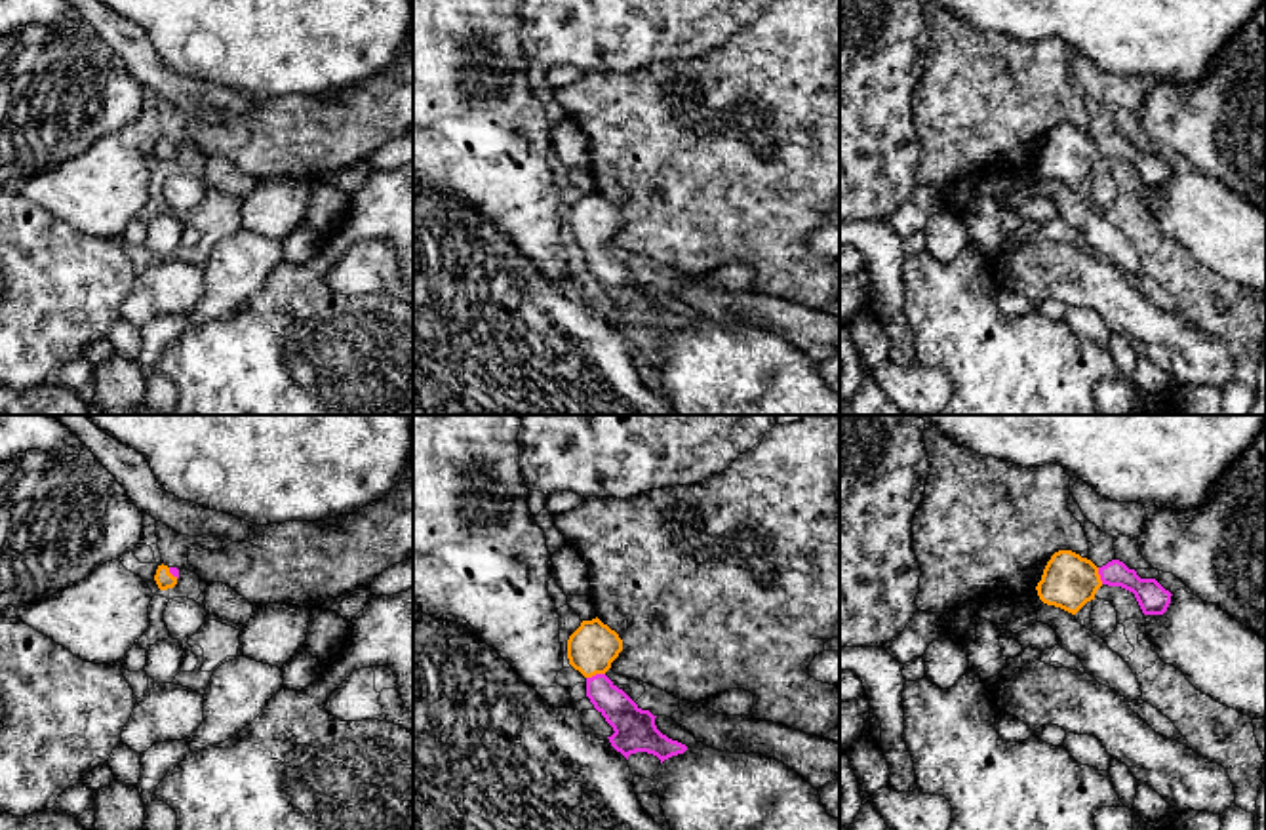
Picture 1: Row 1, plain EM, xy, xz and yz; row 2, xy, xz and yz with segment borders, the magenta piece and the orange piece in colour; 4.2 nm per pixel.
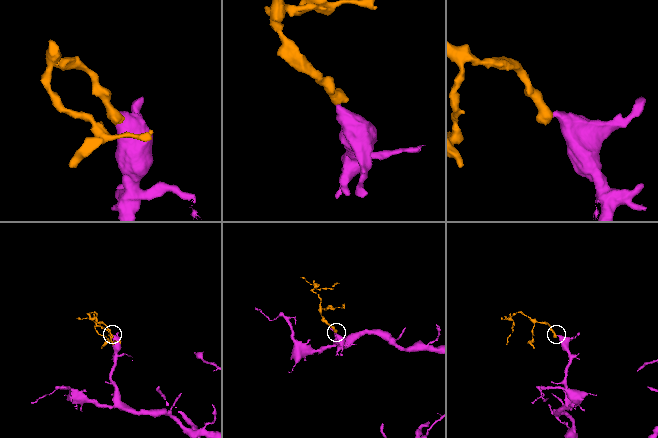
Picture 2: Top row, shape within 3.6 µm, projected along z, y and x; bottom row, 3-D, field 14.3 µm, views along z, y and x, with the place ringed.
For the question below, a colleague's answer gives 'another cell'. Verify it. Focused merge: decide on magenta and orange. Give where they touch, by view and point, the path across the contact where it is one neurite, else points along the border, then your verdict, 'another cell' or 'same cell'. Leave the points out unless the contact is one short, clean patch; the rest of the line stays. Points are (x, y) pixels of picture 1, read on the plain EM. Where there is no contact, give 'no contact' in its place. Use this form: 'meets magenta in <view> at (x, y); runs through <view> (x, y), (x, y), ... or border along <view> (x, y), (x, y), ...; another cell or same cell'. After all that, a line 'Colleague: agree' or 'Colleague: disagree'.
meets magenta in xz at (596, 248); runs through xz (629, 296), (602, 267), (596, 248), (591, 223); same cell
Colleague: disagree

